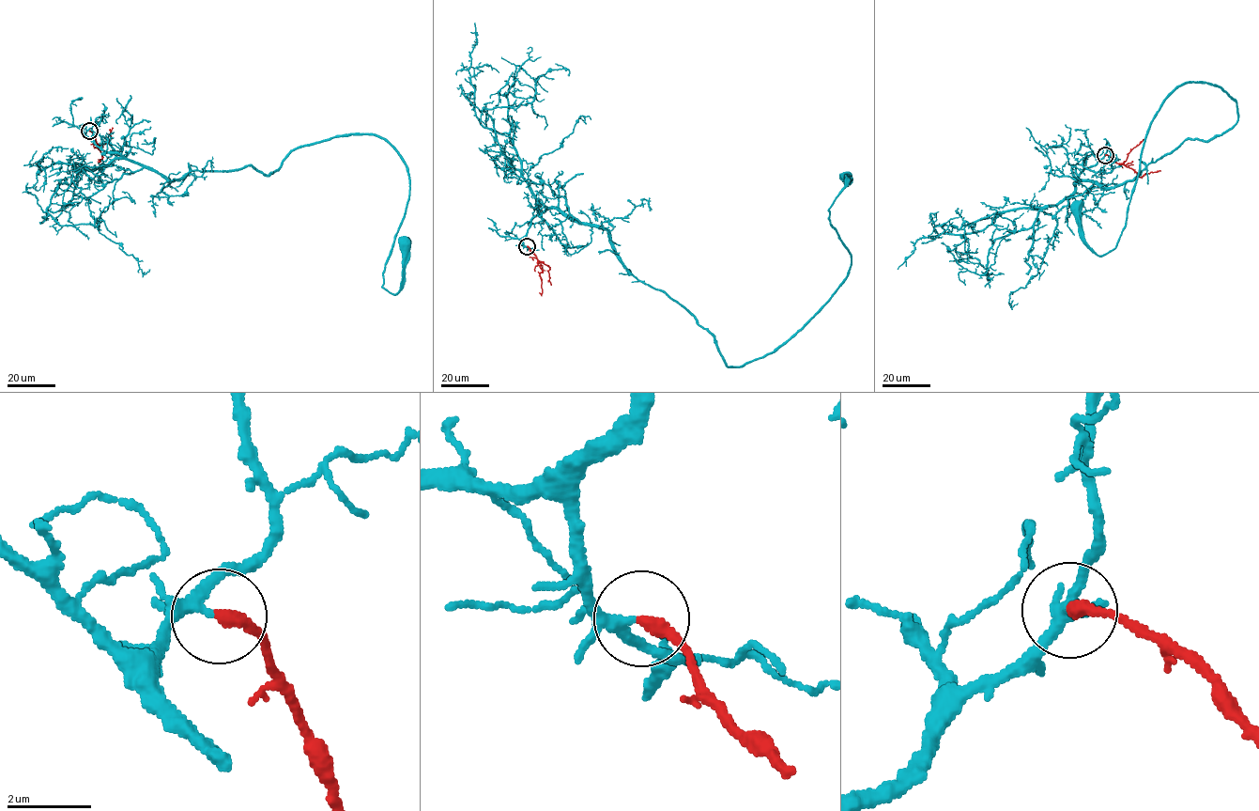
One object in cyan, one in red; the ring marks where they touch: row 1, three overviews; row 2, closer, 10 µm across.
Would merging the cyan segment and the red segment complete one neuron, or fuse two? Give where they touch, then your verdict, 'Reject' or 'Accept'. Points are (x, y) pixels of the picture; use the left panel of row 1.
Place: (89, 131). Accept

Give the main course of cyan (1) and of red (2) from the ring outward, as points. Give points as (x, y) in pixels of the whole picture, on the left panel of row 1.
1: (89, 131), (171, 181), (268, 175), (299, 147), (374, 133), (409, 179), (383, 272), (392, 294), (402, 242)
2: (89, 131), (101, 154), (99, 162), (98, 159)

